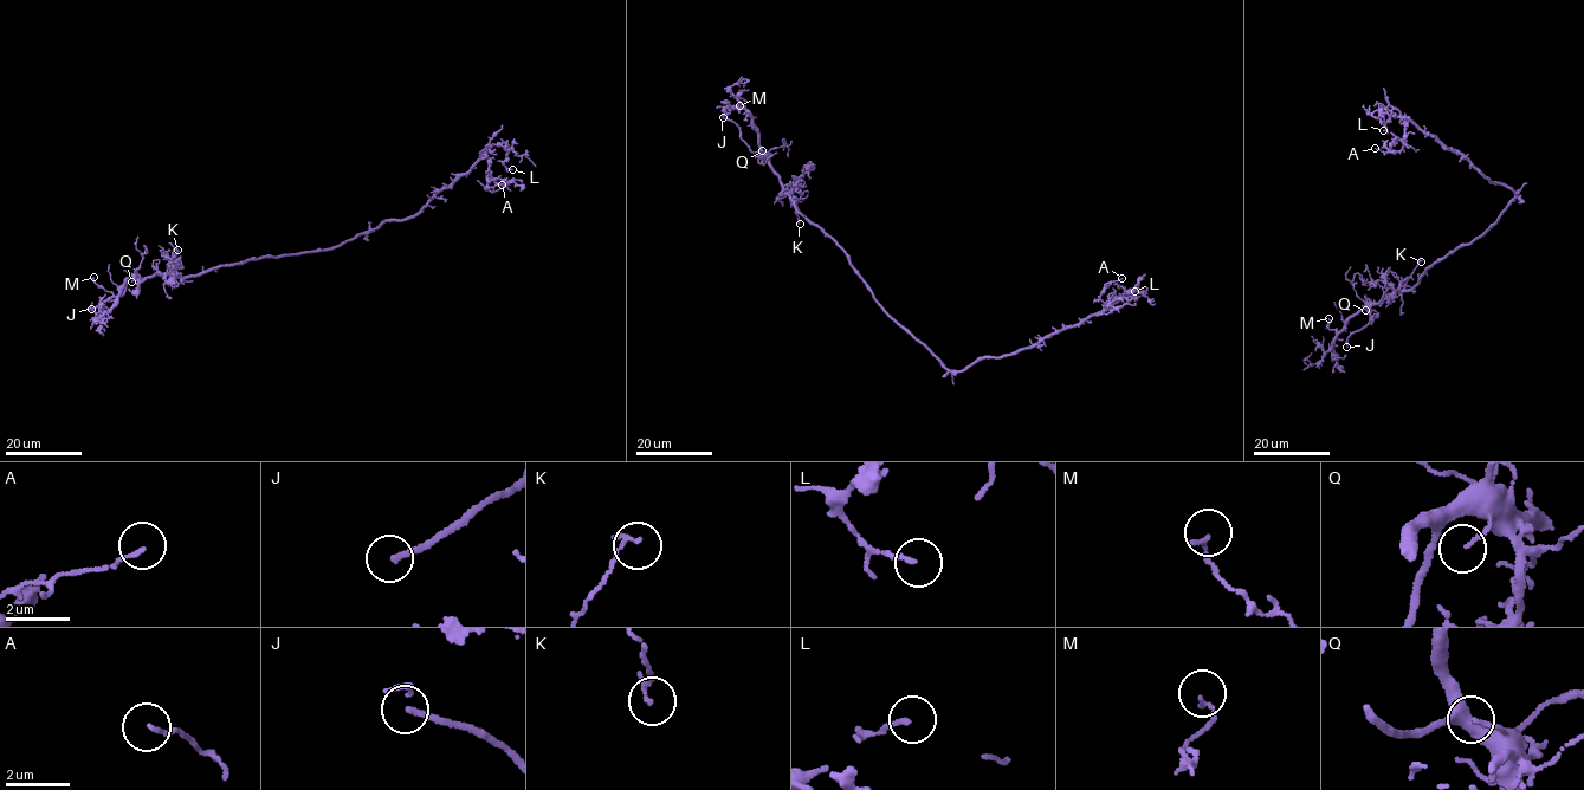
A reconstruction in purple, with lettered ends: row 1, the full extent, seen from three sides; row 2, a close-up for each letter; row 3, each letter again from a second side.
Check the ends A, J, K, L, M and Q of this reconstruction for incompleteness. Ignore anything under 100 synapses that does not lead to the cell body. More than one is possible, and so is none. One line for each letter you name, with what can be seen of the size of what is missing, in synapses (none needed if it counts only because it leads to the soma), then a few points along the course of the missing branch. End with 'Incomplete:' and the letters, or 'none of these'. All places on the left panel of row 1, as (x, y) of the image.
J: (91, 309), (44, 324), (41, 341), (28, 335), (58, 342), (66, 354)
Incomplete: J

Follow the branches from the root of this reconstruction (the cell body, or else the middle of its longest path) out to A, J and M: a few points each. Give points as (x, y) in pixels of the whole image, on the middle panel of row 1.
A: (896, 319), (946, 368), (961, 370), (1080, 324), (1110, 303), (1111, 306), (1100, 296), (1106, 283), (1122, 278)
J: (896, 319), (875, 298), (849, 256), (796, 208), (765, 155), (750, 149), (741, 137), (739, 127), (723, 117)
M: (896, 319), (875, 298), (849, 256), (796, 208), (758, 144), (751, 118), (744, 105), (739, 105)

